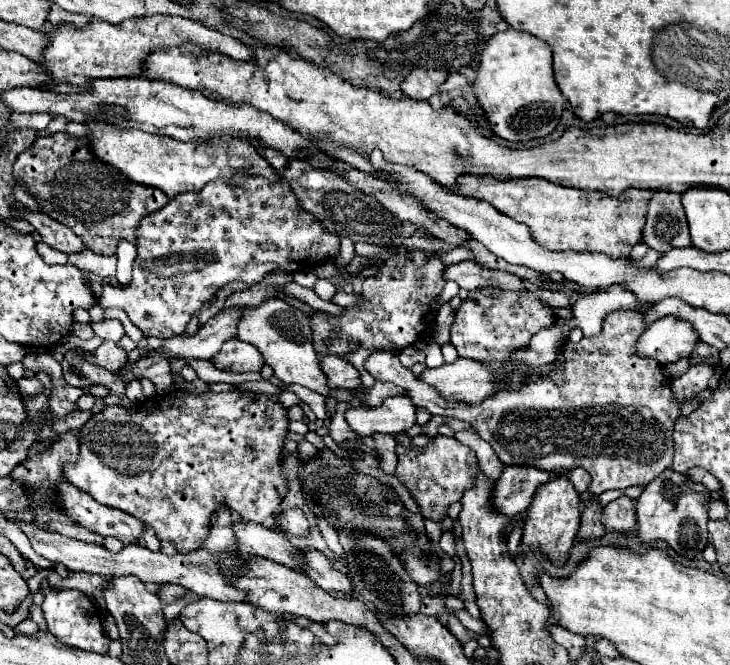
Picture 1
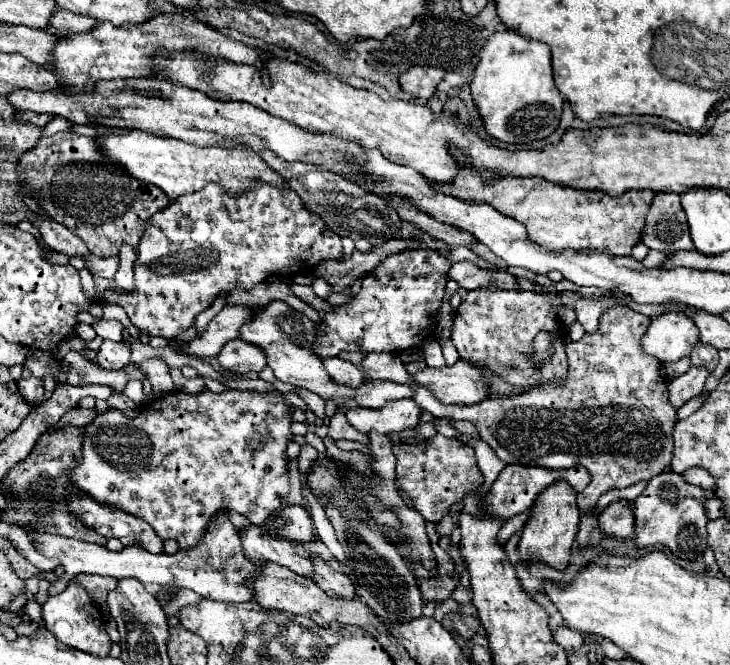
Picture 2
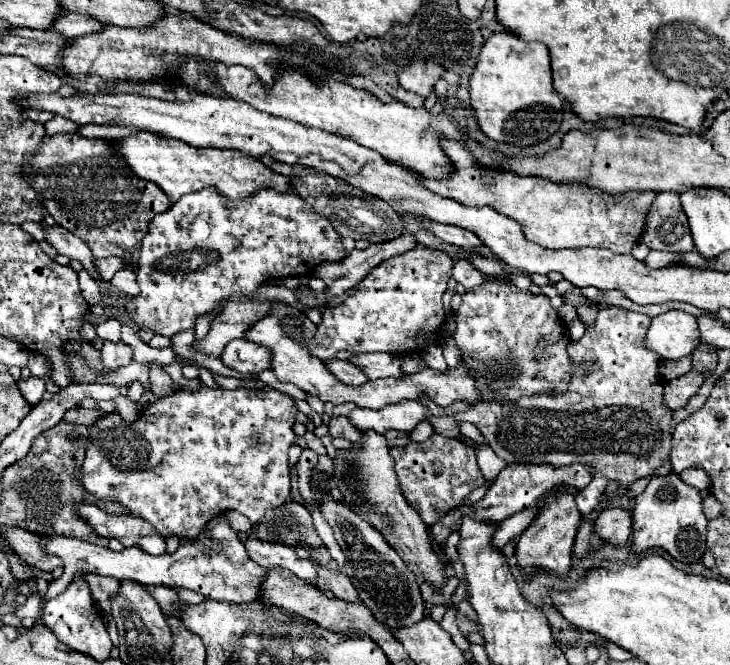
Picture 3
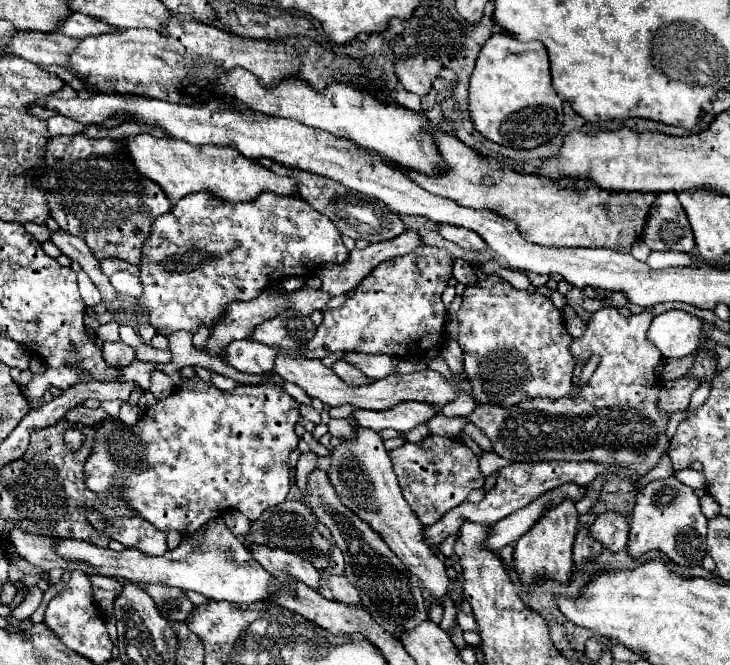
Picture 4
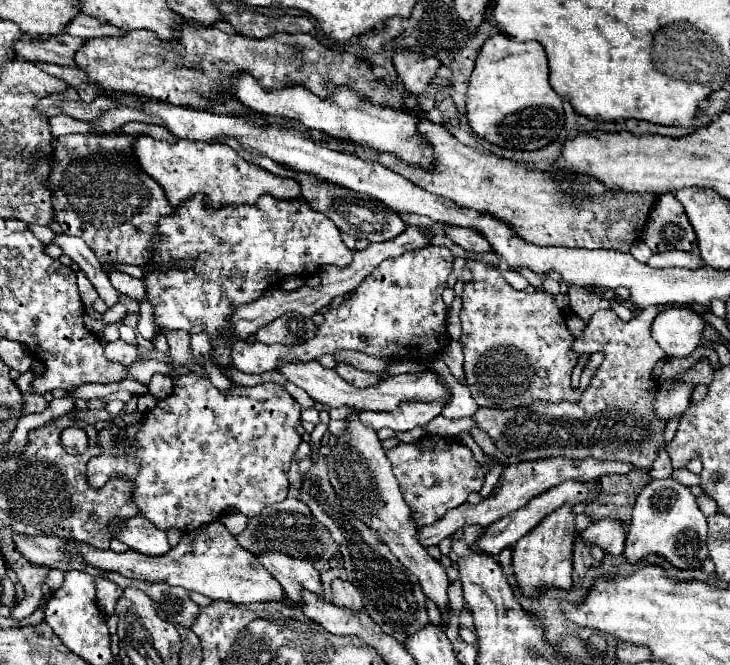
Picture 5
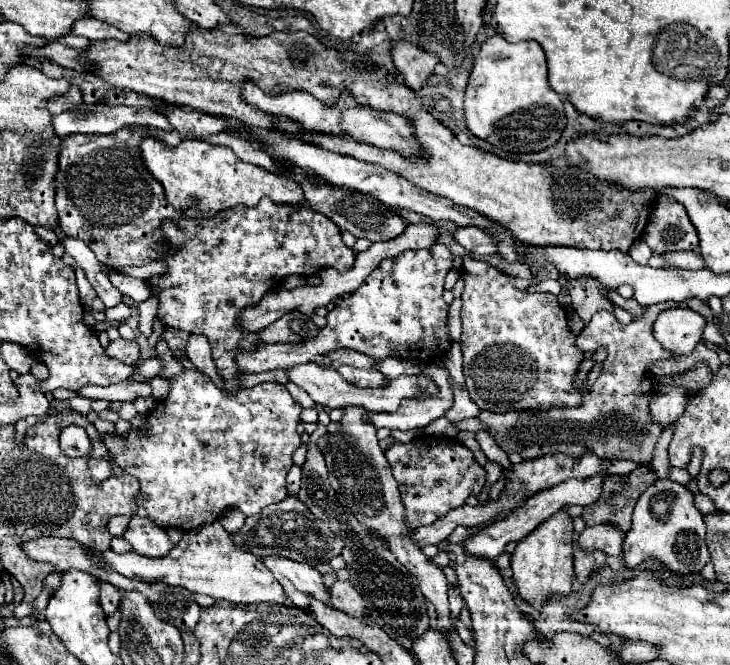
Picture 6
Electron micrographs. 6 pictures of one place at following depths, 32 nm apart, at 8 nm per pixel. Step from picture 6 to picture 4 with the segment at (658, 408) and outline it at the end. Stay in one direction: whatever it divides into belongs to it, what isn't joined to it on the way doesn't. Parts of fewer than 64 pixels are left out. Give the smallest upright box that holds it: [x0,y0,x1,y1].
[658,378,700,416]

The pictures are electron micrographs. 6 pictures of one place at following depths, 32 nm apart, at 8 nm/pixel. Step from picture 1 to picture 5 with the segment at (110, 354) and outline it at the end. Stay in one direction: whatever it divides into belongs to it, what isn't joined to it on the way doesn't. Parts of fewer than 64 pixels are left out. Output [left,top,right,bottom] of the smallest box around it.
[104,340,138,366]

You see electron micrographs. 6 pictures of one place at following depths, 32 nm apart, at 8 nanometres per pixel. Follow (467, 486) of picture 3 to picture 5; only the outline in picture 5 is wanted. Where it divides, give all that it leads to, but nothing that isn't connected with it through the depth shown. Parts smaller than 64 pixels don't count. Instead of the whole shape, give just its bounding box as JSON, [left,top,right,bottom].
[386,436,484,526]

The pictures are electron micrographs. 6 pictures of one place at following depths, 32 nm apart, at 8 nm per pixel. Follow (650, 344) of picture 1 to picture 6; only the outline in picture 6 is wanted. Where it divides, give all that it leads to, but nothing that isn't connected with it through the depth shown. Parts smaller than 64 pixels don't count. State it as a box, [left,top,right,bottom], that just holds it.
[654,306,706,354]

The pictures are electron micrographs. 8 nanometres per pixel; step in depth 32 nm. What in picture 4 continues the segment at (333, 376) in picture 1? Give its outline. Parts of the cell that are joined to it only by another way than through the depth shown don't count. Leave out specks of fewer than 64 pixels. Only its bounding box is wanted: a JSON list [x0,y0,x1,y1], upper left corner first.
[332,360,374,386]

